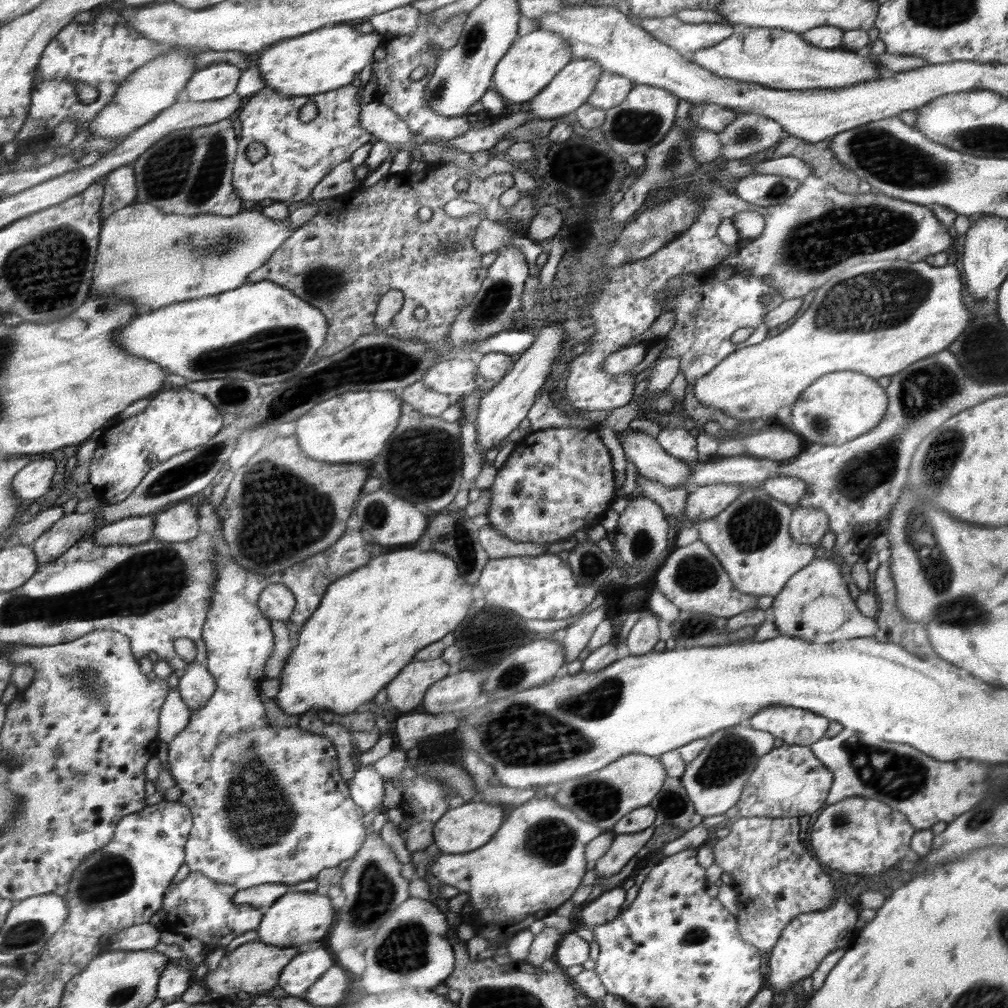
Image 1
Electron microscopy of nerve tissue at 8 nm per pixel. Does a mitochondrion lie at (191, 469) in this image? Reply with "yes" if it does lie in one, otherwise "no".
yes

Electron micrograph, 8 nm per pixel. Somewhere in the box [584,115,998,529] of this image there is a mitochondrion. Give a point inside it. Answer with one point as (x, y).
(934, 385)

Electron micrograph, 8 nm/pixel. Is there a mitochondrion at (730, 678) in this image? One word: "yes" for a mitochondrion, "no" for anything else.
no

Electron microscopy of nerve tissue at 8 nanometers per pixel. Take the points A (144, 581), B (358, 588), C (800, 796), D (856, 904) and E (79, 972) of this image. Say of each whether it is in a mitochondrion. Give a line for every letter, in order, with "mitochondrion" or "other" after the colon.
A: mitochondrion
B: other
C: other
D: other
E: other

